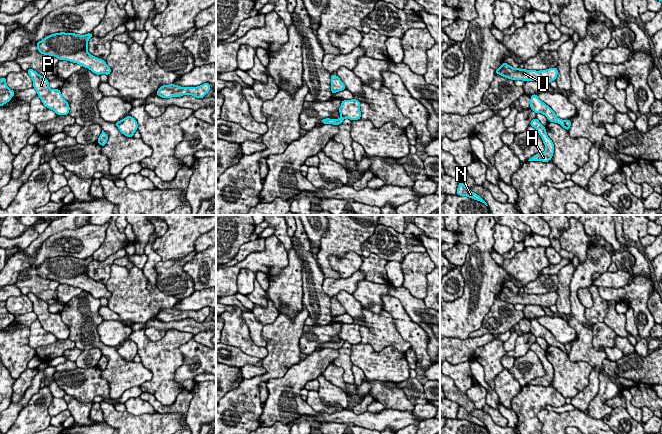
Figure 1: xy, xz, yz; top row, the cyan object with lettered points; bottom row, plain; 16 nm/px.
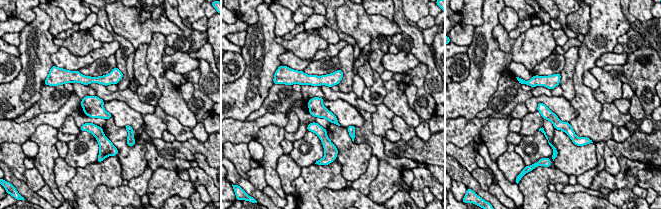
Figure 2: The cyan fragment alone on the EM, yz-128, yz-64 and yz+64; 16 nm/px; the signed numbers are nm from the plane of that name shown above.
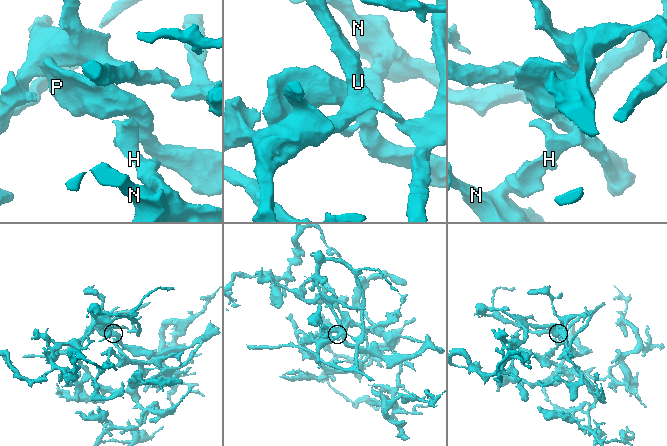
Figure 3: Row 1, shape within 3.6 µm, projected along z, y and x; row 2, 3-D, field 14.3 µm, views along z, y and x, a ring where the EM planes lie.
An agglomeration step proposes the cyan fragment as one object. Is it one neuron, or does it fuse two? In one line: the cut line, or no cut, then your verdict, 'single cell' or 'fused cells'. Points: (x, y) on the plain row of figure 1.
cut xz (341, 339), (344, 341); fused cells

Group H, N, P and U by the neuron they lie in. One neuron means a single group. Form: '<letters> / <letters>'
H N U / P

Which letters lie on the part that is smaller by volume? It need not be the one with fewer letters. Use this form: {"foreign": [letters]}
{"foreign": ["P"]}

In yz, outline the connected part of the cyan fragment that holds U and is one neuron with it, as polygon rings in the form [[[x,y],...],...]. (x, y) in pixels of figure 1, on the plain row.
[[[503,286],[500,292],[497,292],[495,298],[500,298],[502,301],[522,305],[539,305],[542,307],[550,307],[555,305],[558,299],[557,291],[549,292],[546,294],[526,294],[520,292],[513,292],[506,286]]]

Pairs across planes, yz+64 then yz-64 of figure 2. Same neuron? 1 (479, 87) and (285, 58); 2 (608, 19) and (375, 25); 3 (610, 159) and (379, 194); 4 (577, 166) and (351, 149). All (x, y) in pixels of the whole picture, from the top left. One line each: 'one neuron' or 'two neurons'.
1: two neurons
2: two neurons
3: one neuron
4: one neuron

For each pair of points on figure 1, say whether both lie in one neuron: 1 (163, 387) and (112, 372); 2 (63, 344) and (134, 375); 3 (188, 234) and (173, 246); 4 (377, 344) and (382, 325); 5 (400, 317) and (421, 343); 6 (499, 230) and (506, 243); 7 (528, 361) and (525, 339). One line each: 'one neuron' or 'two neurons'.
1: two neurons
2: two neurons
3: one neuron
4: one neuron
5: one neuron
6: one neuron
7: two neurons

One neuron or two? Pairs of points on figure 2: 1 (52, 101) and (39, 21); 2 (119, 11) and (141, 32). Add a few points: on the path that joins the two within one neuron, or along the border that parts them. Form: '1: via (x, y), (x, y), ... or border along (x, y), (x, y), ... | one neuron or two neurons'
1: border along (44, 84), (40, 90), (40, 98), (33, 106) | two neurons
2: via (124, 16), (136, 28) | one neuron

